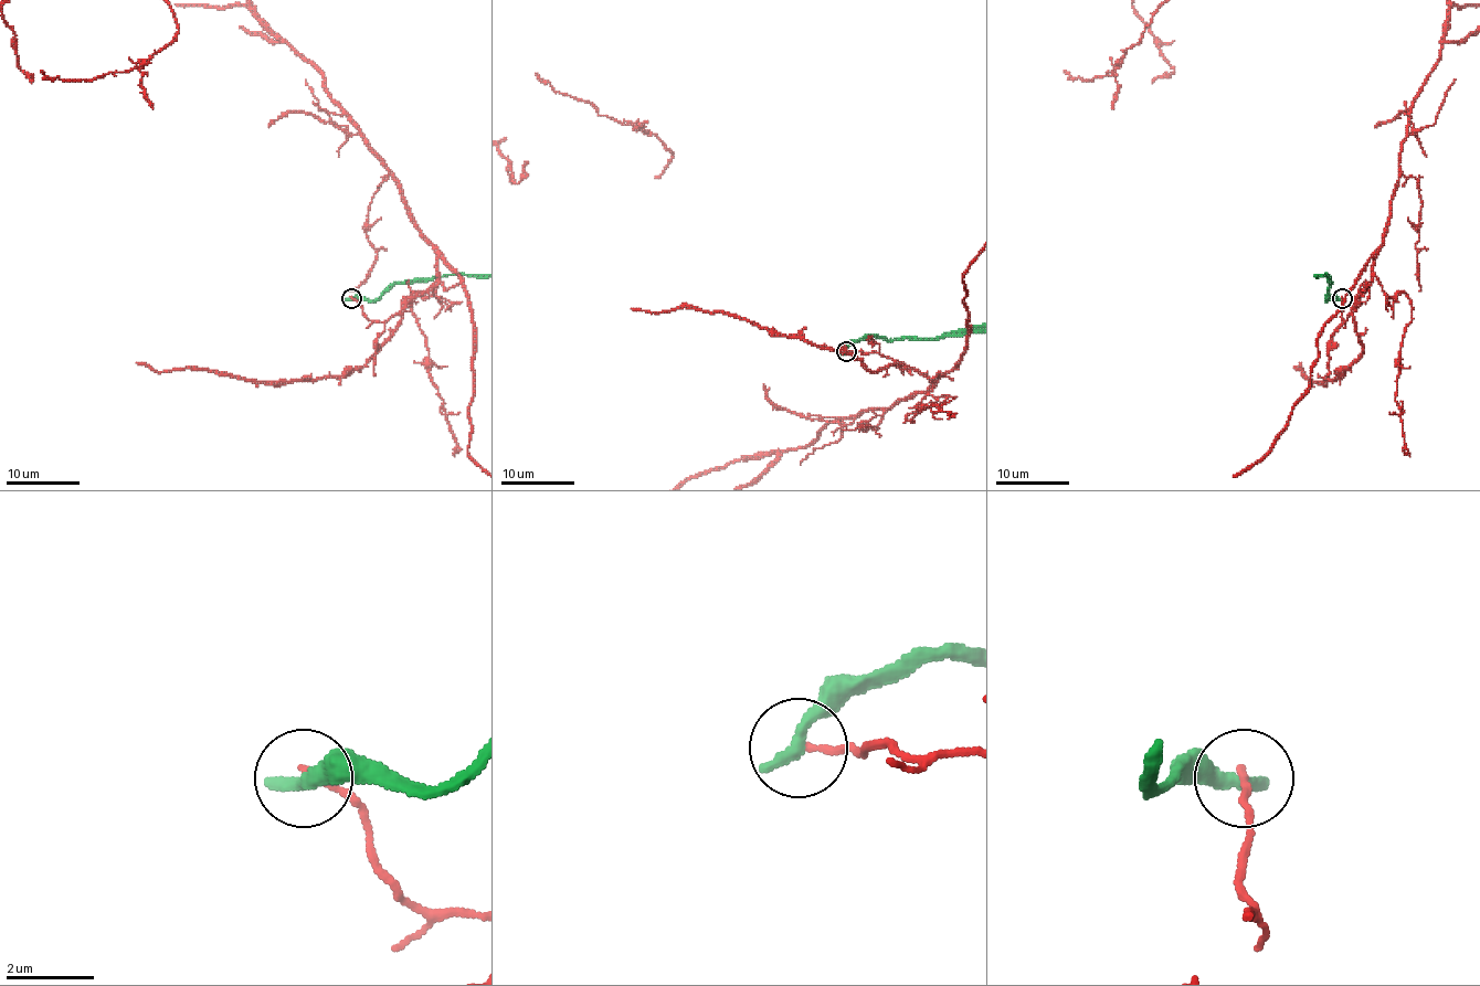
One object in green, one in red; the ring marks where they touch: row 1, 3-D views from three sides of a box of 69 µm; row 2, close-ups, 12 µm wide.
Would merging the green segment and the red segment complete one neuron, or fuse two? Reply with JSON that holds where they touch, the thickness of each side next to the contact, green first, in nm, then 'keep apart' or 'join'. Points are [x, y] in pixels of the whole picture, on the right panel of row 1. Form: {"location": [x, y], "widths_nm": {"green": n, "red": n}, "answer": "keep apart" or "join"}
{"location": [1342, 298], "widths_nm": {"green": 400, "red": 160}, "answer": "keep apart"}

